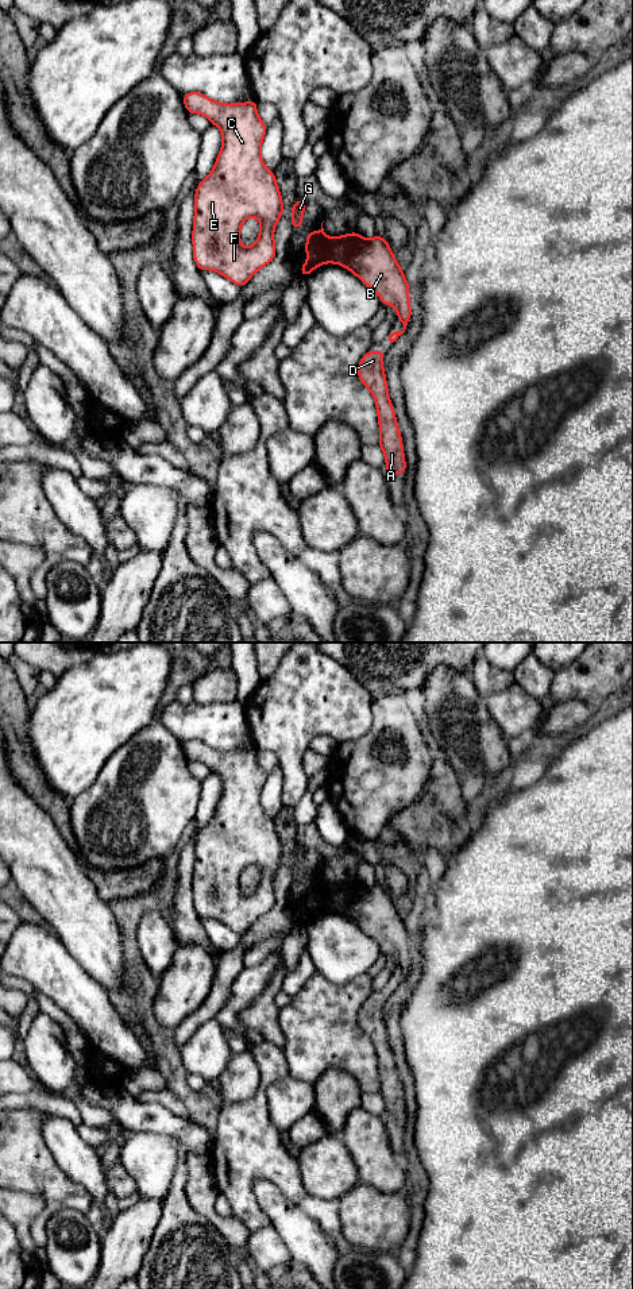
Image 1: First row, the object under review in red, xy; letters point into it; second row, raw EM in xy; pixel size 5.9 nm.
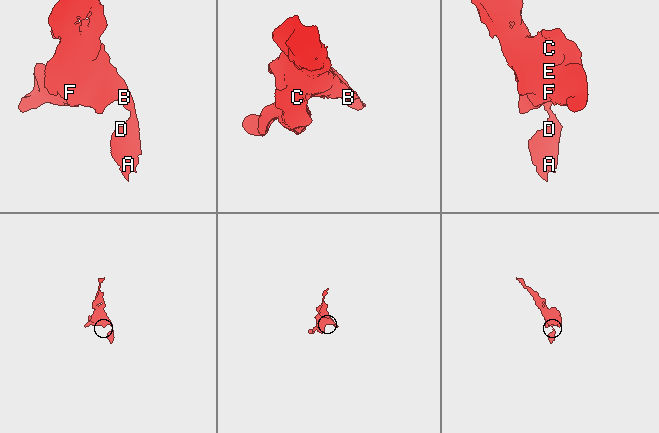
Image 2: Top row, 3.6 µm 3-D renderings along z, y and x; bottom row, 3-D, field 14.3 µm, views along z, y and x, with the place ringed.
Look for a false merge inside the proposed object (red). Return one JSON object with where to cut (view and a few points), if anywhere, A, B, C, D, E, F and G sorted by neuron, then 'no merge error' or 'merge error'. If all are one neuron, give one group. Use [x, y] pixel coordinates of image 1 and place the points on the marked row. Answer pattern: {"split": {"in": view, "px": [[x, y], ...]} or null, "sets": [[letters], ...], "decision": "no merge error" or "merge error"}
{"split": null, "sets": [["A", "B", "C", "D", "E", "F", "G"]], "decision": "no merge error"}

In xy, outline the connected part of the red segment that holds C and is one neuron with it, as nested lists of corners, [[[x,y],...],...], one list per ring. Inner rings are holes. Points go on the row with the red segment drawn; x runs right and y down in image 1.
[[[200,92],[182,96],[188,113],[204,115],[211,124],[220,128],[221,150],[209,175],[200,181],[194,196],[193,217],[193,259],[198,270],[212,270],[228,278],[238,286],[244,286],[250,278],[275,256],[274,228],[283,215],[283,204],[274,171],[262,159],[260,146],[267,127],[256,112],[256,100],[248,103],[224,104],[211,100]],[[256,217],[260,232],[256,242],[244,248],[240,243],[240,228],[246,219]]]

